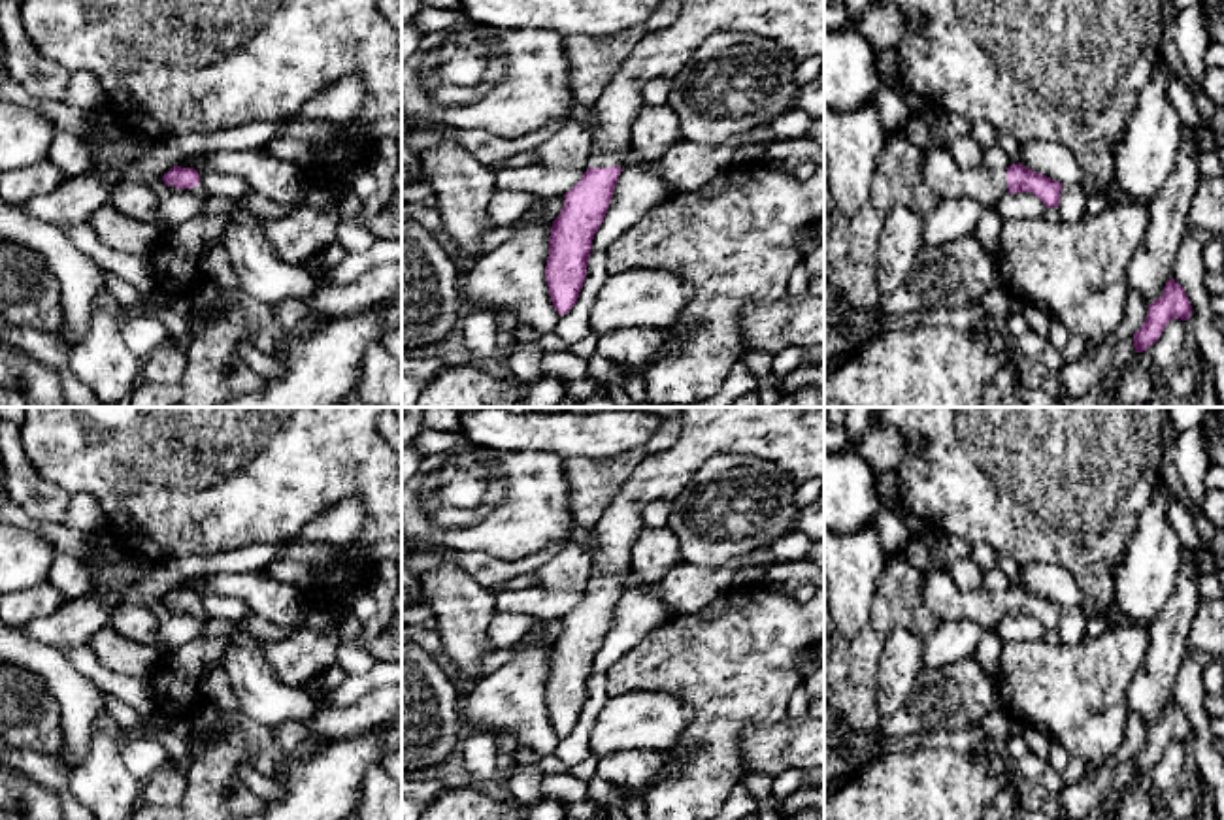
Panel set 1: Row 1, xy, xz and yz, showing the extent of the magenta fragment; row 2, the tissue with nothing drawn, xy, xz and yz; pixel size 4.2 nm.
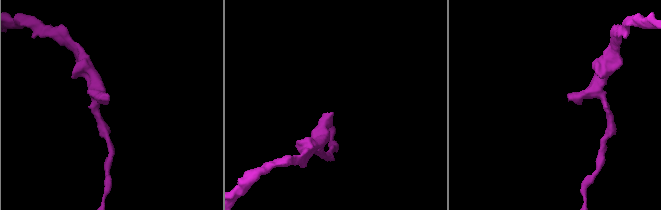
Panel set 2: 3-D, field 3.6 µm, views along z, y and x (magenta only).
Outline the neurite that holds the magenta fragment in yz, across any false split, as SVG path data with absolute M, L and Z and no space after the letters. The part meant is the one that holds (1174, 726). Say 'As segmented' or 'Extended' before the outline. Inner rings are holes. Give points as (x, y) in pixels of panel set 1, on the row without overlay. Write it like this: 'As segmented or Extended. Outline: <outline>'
As segmented. Outline: M1171 699L1164 709L1164 716L1149 726L1149 737L1133 756L1135 775L1143 775L1156 765L1169 743L1188 743L1190 735L1192 728L1184 711Z

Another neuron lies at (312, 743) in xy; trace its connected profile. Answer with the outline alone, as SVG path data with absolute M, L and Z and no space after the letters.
M309 737L309 739L306 739L300 746L294 748L294 752L290 756L285 758L283 763L277 765L277 769L275 769L275 773L273 773L272 779L281 784L287 779L287 762L289 760L292 760L292 758L306 758L317 746L321 746L326 741L330 741L330 739L321 739L321 737Z

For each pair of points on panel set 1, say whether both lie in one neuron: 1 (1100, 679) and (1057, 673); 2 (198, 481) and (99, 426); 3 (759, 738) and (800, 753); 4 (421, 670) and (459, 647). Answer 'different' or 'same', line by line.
1: same
2: same
3: same
4: different

